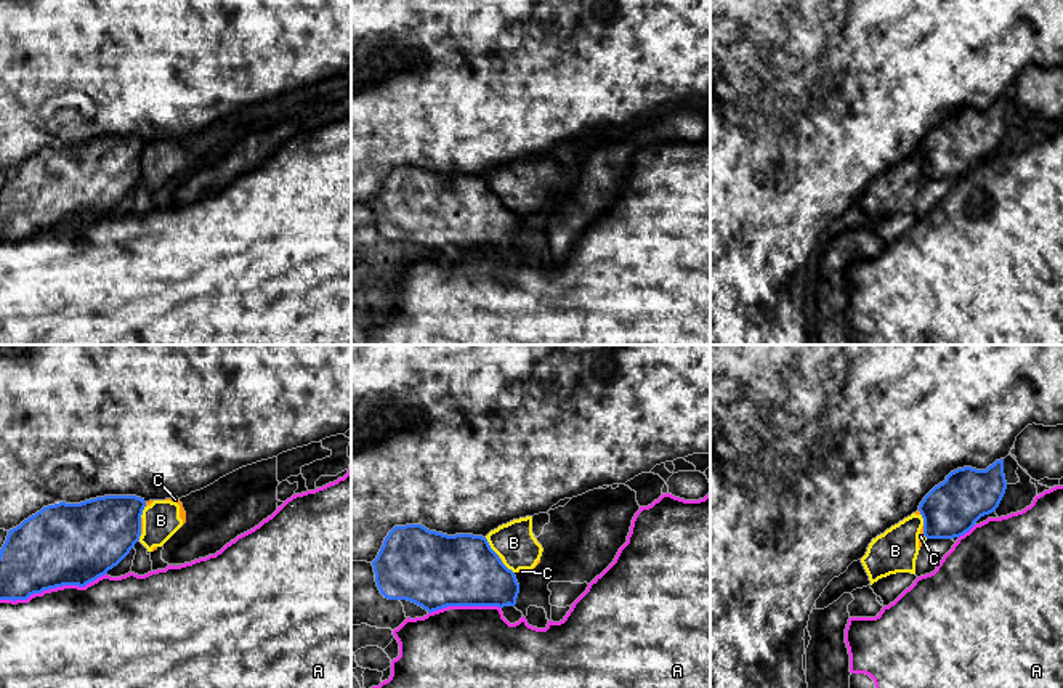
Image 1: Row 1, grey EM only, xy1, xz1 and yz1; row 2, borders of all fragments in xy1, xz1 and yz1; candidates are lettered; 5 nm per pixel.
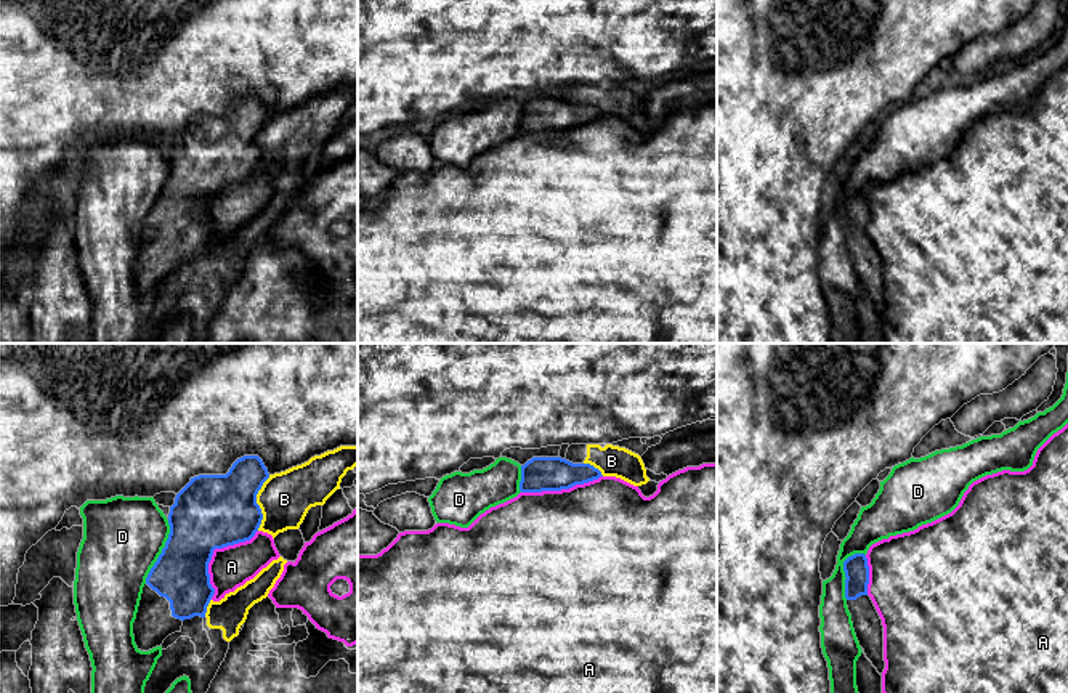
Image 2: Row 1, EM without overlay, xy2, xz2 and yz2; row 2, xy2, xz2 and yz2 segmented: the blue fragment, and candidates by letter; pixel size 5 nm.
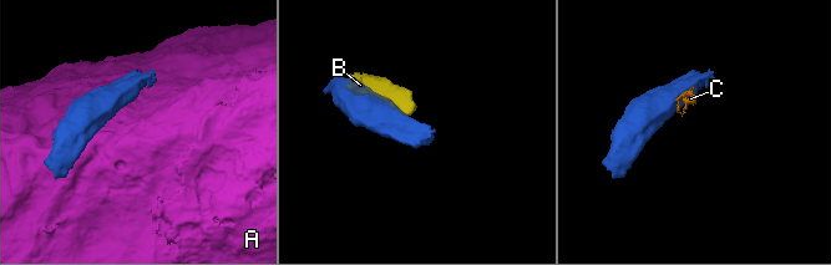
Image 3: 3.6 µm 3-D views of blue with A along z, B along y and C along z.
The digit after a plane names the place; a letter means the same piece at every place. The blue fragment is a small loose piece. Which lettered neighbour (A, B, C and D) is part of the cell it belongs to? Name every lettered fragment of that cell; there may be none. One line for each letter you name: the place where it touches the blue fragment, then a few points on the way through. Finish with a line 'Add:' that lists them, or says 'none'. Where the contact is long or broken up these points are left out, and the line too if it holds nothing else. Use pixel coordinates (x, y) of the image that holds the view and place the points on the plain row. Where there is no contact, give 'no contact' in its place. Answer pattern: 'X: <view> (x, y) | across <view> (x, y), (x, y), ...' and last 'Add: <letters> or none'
Add: none

